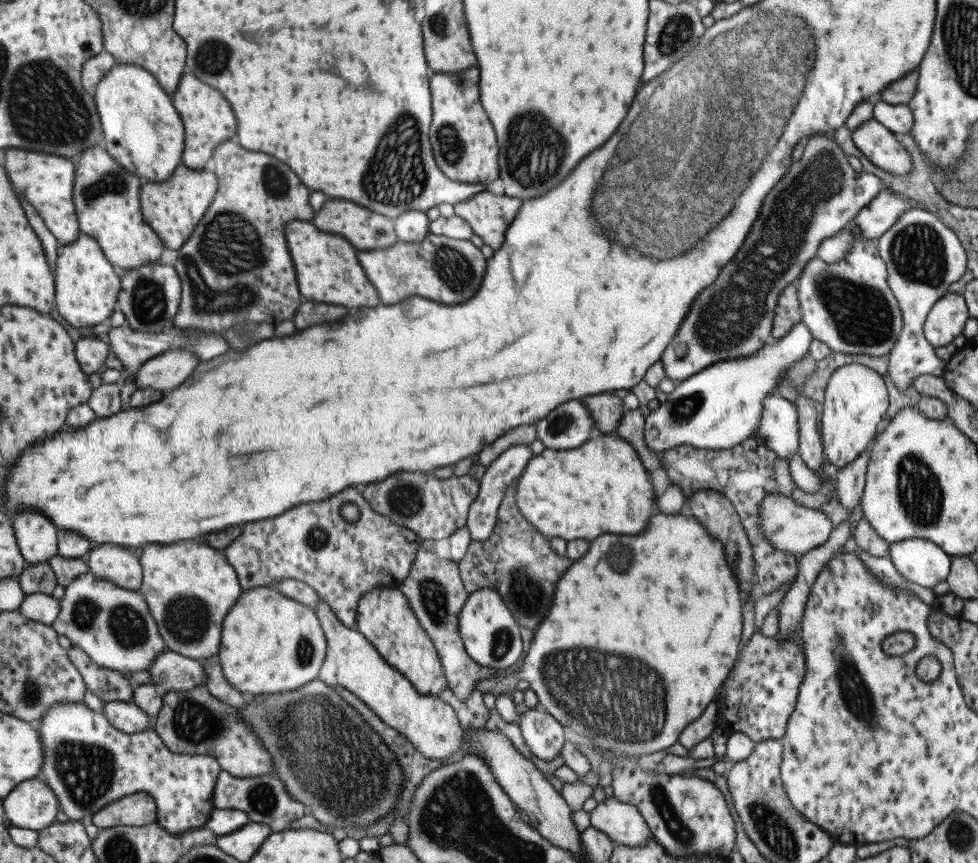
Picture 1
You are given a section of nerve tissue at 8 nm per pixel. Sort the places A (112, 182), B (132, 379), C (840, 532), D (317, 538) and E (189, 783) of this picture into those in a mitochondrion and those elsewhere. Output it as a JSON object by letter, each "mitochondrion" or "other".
{"A":"mitochondrion","B":"other","C":"other","D":"mitochondrion","E":"other"}

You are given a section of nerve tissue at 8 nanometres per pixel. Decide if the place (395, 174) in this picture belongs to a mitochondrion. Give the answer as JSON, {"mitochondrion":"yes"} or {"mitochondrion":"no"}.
{"mitochondrion":"yes"}

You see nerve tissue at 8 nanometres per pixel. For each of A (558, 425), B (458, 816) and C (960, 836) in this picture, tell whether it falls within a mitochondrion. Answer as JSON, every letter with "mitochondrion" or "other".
{"A":"mitochondrion","B":"mitochondrion","C":"mitochondrion"}

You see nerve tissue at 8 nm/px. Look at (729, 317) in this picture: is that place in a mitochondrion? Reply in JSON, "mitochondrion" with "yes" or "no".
{"mitochondrion":"yes"}

